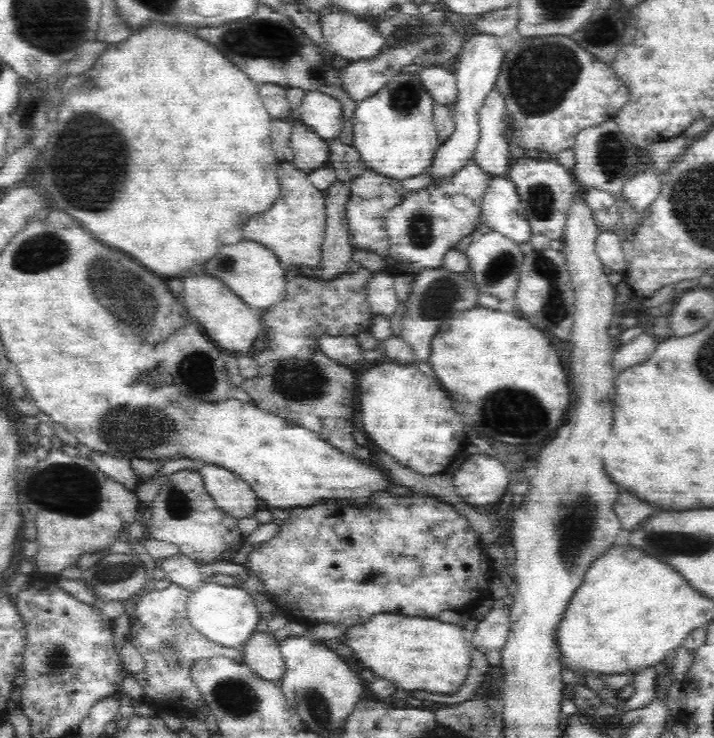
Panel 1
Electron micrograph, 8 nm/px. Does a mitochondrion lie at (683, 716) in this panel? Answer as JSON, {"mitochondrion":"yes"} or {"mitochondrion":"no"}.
{"mitochondrion":"no"}

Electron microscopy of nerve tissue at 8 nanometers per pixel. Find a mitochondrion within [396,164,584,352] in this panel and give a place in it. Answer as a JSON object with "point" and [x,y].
{"point":[442,294]}

